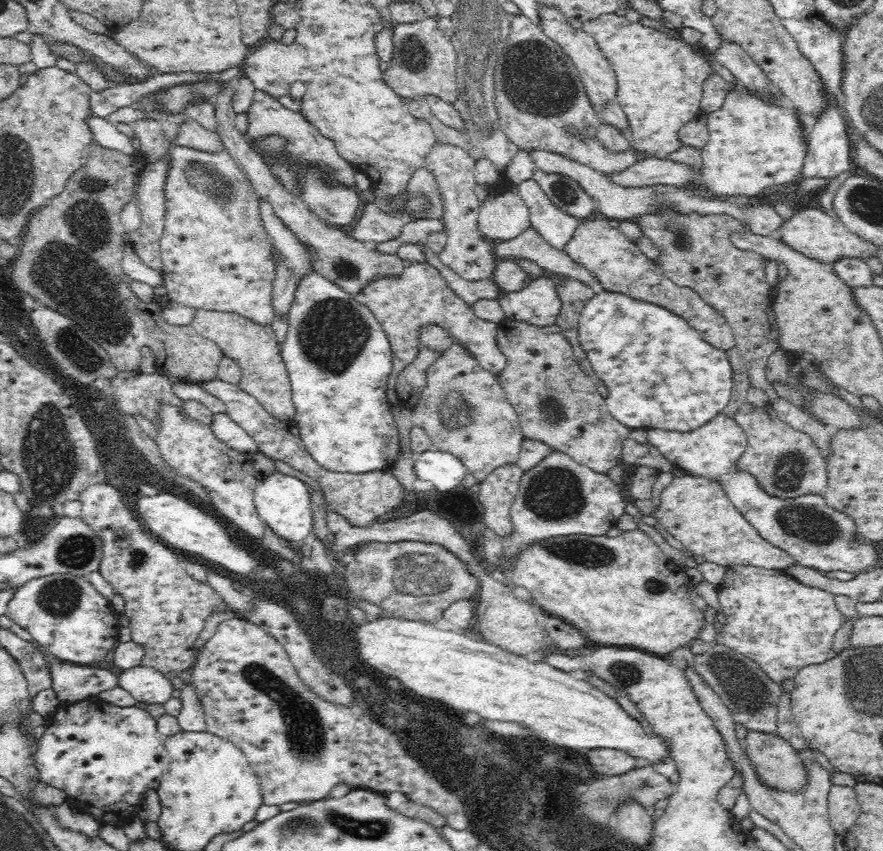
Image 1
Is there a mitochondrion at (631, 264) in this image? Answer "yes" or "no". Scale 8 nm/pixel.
no

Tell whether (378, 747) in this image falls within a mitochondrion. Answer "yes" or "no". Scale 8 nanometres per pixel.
no

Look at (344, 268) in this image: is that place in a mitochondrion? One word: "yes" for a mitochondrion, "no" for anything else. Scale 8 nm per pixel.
yes

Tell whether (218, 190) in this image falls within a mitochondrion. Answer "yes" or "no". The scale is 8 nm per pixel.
yes

